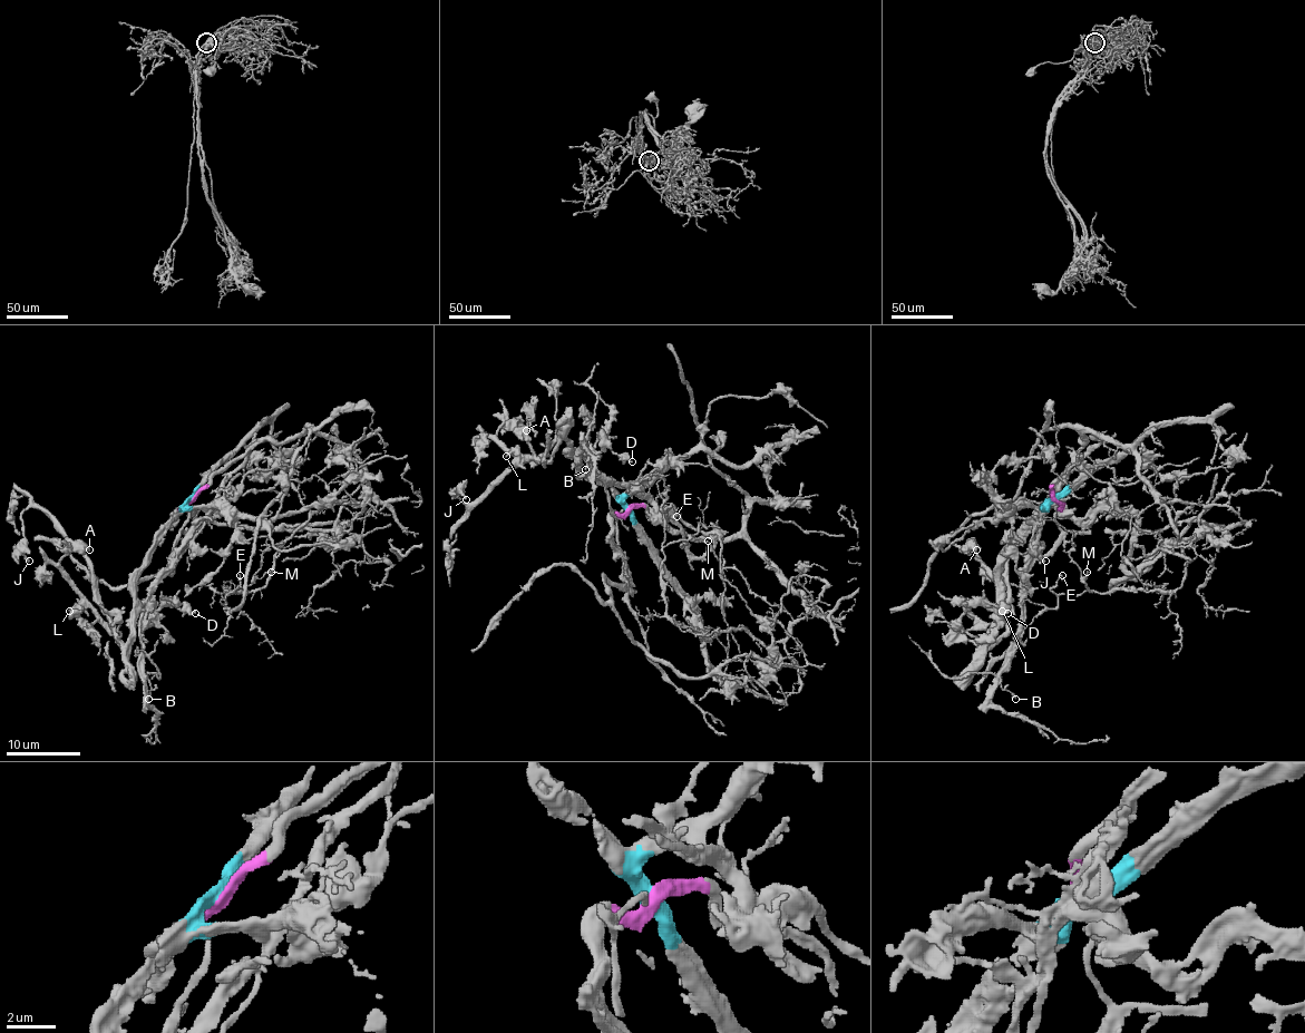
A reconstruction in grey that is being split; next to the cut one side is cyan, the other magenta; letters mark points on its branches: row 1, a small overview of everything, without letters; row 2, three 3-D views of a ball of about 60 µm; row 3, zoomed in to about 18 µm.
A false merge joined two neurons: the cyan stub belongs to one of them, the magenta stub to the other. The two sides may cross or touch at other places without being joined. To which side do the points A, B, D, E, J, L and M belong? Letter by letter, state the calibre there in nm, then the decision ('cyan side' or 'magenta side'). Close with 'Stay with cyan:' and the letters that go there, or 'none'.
A: 440 nm thick; cyan side
B: 190 nm thick; cyan side
D: 280 nm thick; cyan side
E: 160 nm thick; magenta side
J: 240 nm thick; cyan side
L: 240 nm thick; cyan side
M: 140 nm thick; magenta side
Stay with cyan: A, B, D, J, L

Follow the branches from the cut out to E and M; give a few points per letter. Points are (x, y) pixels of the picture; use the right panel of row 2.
E: (1054, 498), (1087, 431), (1137, 459), (1162, 502), (1192, 505), (1174, 591), (1059, 595), (1062, 574)
M: (1054, 498), (1087, 431), (1137, 459), (1162, 502), (1192, 505), (1174, 591), (1090, 591), (1087, 573)

